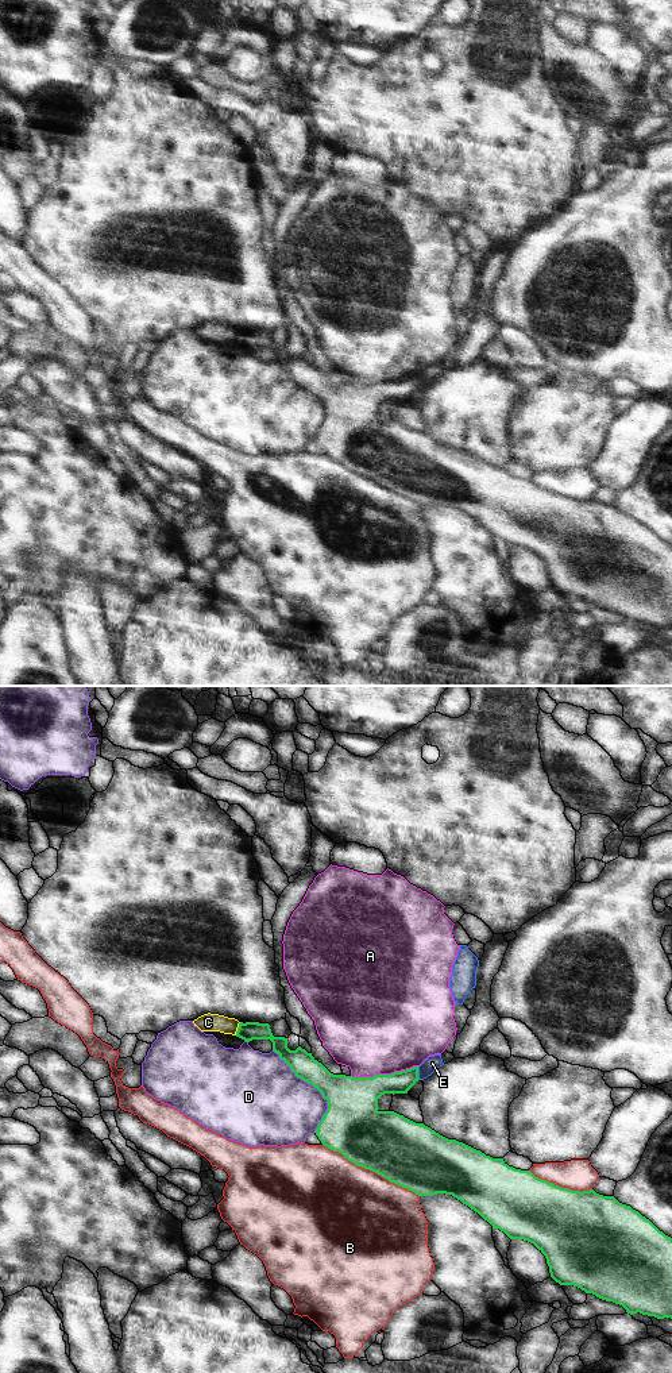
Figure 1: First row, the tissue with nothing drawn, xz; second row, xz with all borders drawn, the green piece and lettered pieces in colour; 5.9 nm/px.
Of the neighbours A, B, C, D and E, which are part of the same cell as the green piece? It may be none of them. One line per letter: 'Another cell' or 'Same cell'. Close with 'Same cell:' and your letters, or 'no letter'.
A: Another cell
B: Another cell
C: Another cell
D: Another cell
E: Another cell
Same cell: no letter.

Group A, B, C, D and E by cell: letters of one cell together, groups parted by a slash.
A / B / C / D / E

